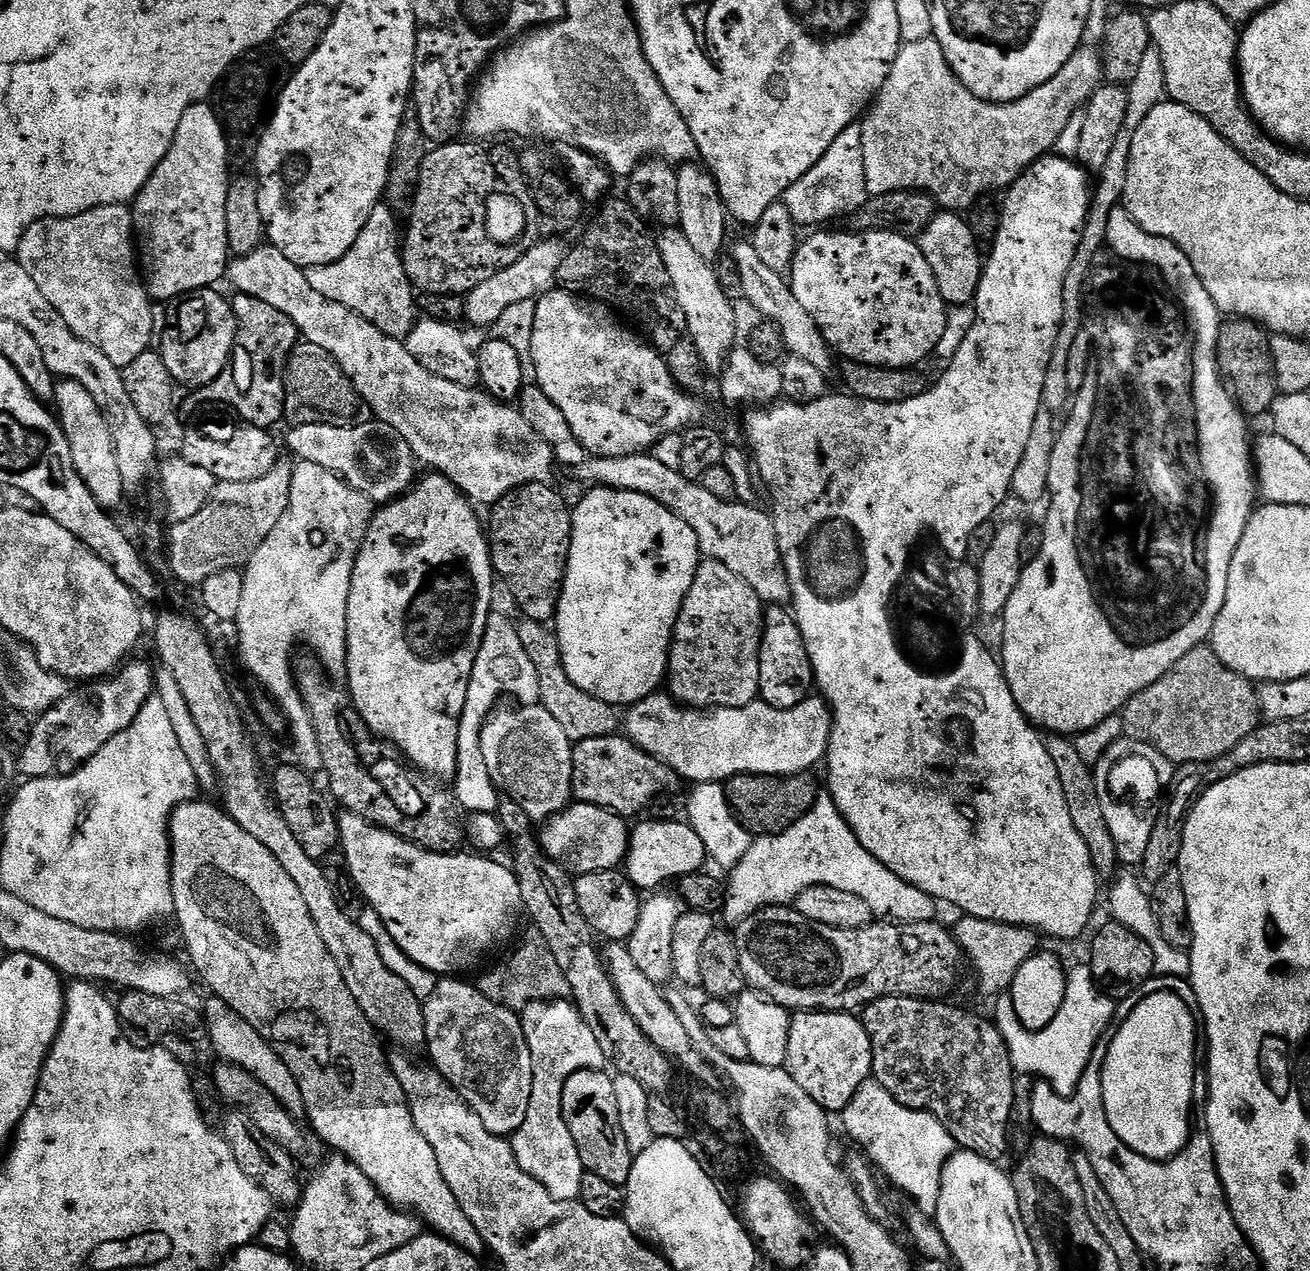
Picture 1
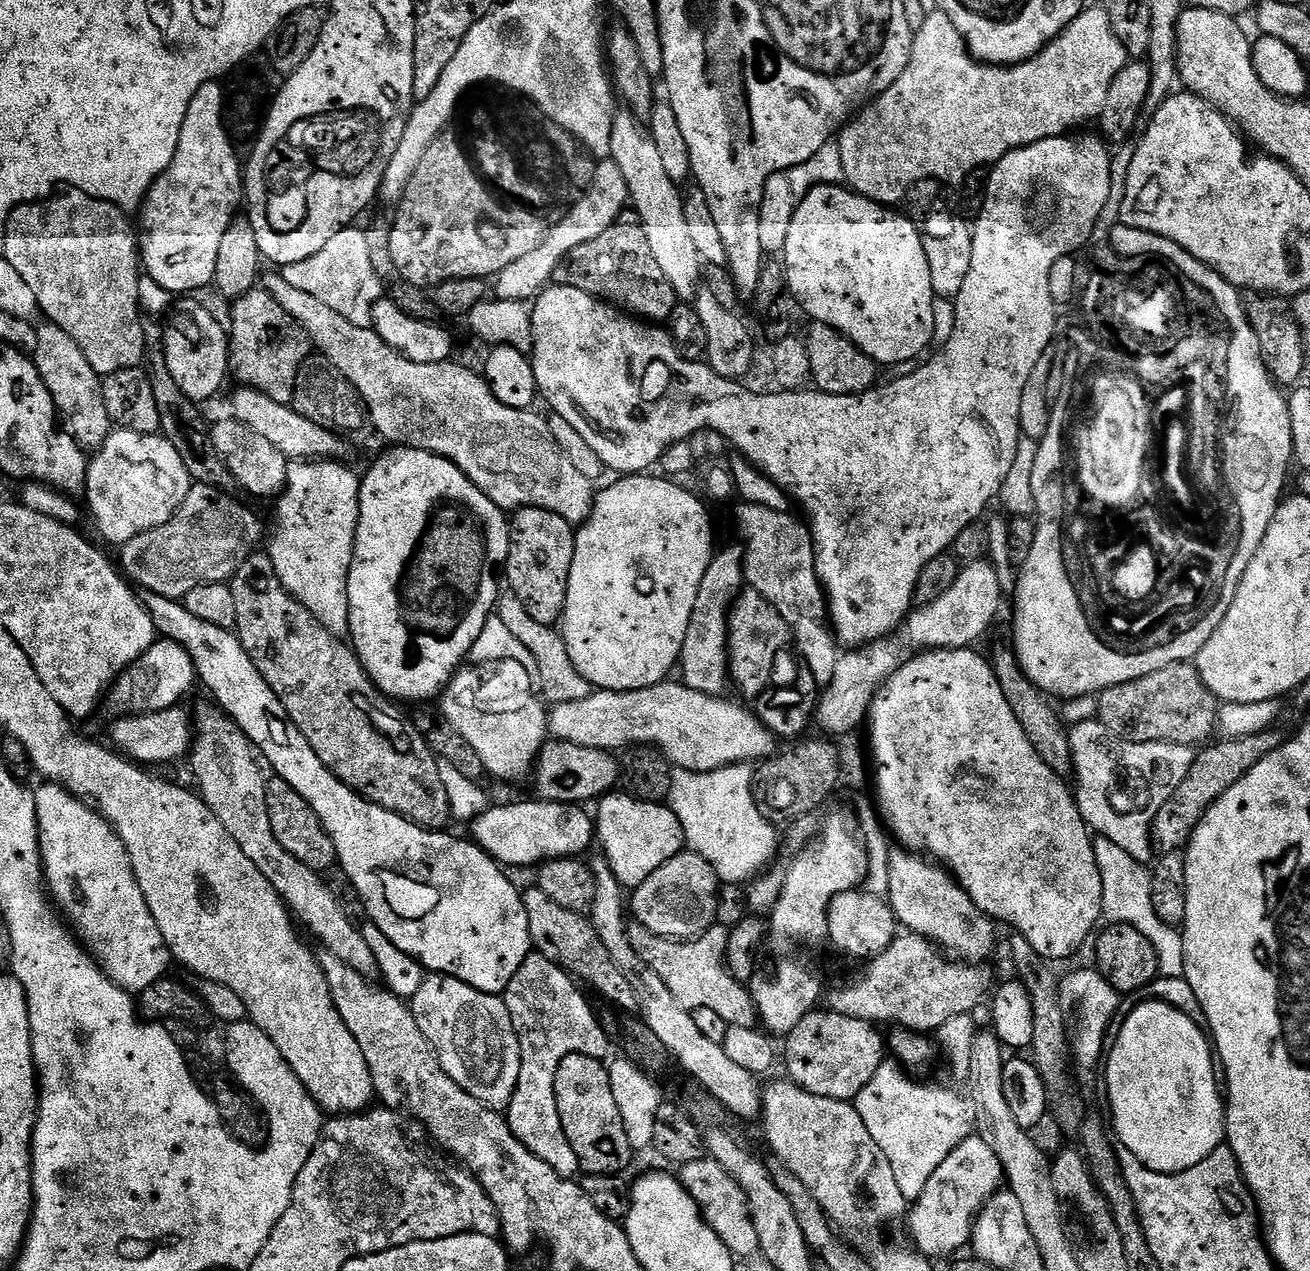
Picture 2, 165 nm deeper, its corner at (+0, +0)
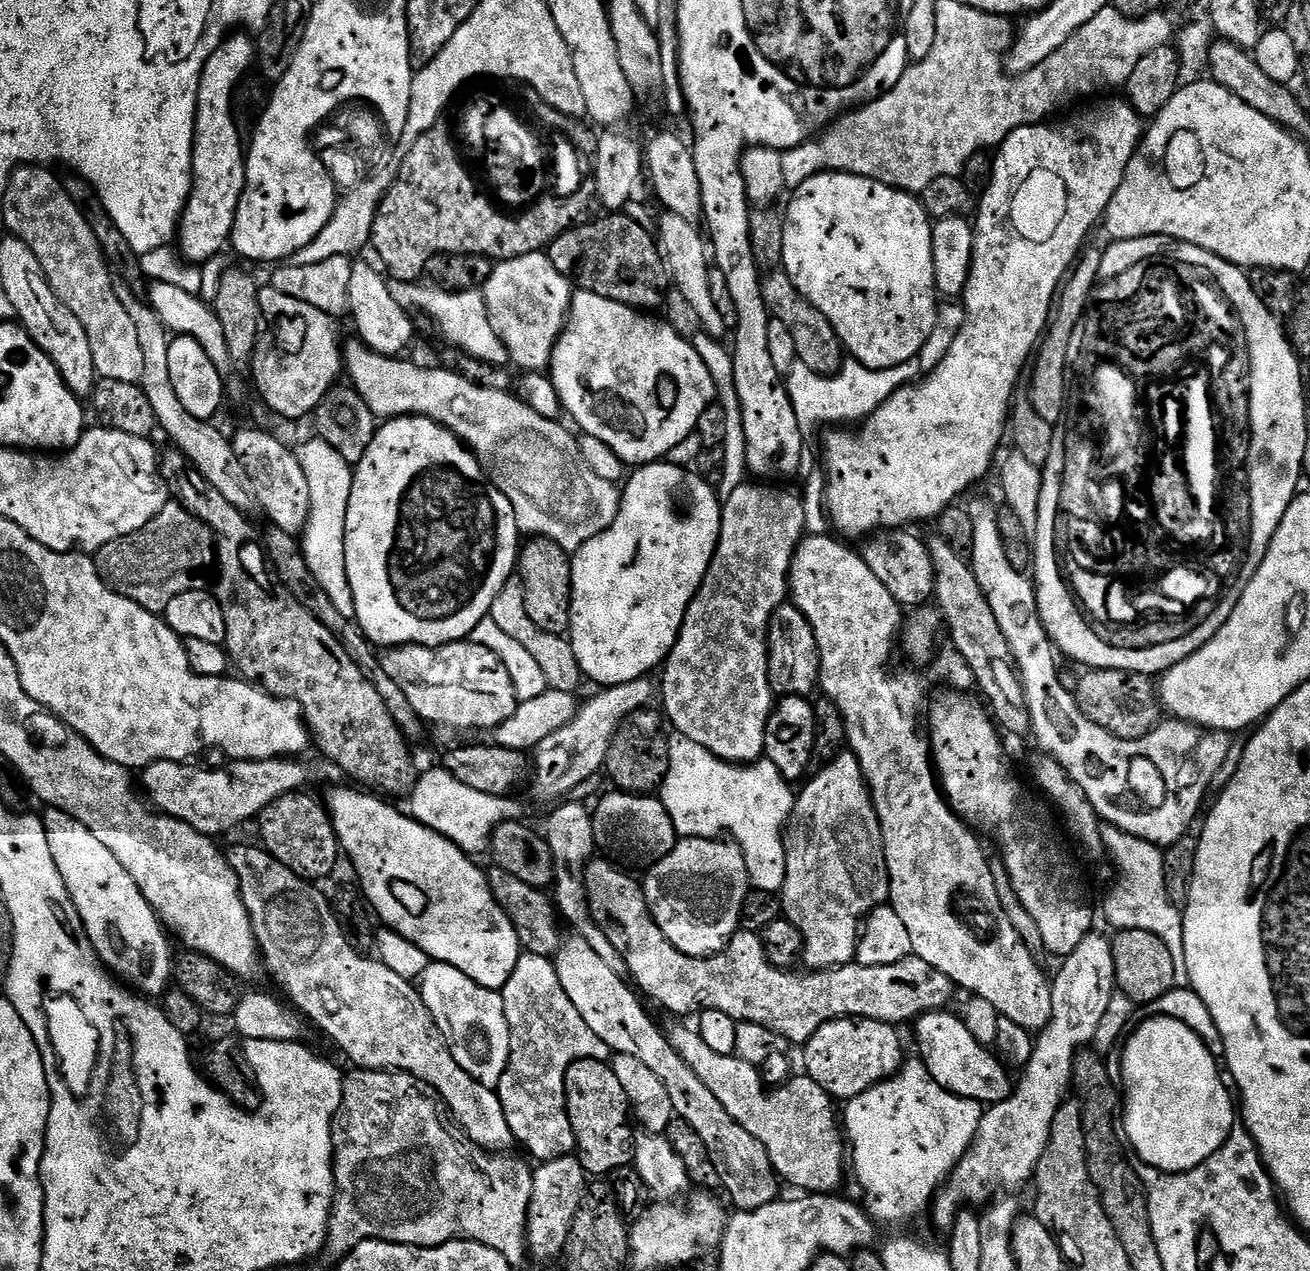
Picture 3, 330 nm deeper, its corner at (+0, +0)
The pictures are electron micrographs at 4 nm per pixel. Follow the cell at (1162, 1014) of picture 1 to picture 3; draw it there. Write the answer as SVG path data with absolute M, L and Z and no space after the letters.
M1156 1016L1153 1020L1147 1020L1144 1024L1139 1025L1135 1030L1137 1031L1136 1033L1133 1031L1131 1035L1127 1037L1127 1040L1129 1039L1128 1045L1126 1045L1127 1040L1123 1045L1123 1048L1125 1047L1124 1061L1120 1064L1120 1072L1124 1075L1124 1084L1122 1080L1124 1136L1130 1145L1131 1151L1135 1153L1135 1155L1137 1152L1137 1154L1140 1155L1139 1159L1143 1161L1143 1163L1154 1166L1160 1172L1189 1172L1192 1168L1197 1168L1202 1162L1206 1162L1206 1158L1210 1158L1214 1155L1214 1153L1224 1145L1228 1135L1231 1134L1238 1120L1238 1108L1234 1103L1233 1093L1222 1082L1222 1078L1220 1077L1222 1071L1221 1065L1212 1057L1210 1050L1206 1050L1202 1038L1198 1038L1198 1034L1194 1034L1194 1030L1190 1030L1190 1026L1186 1026L1174 1018Z

